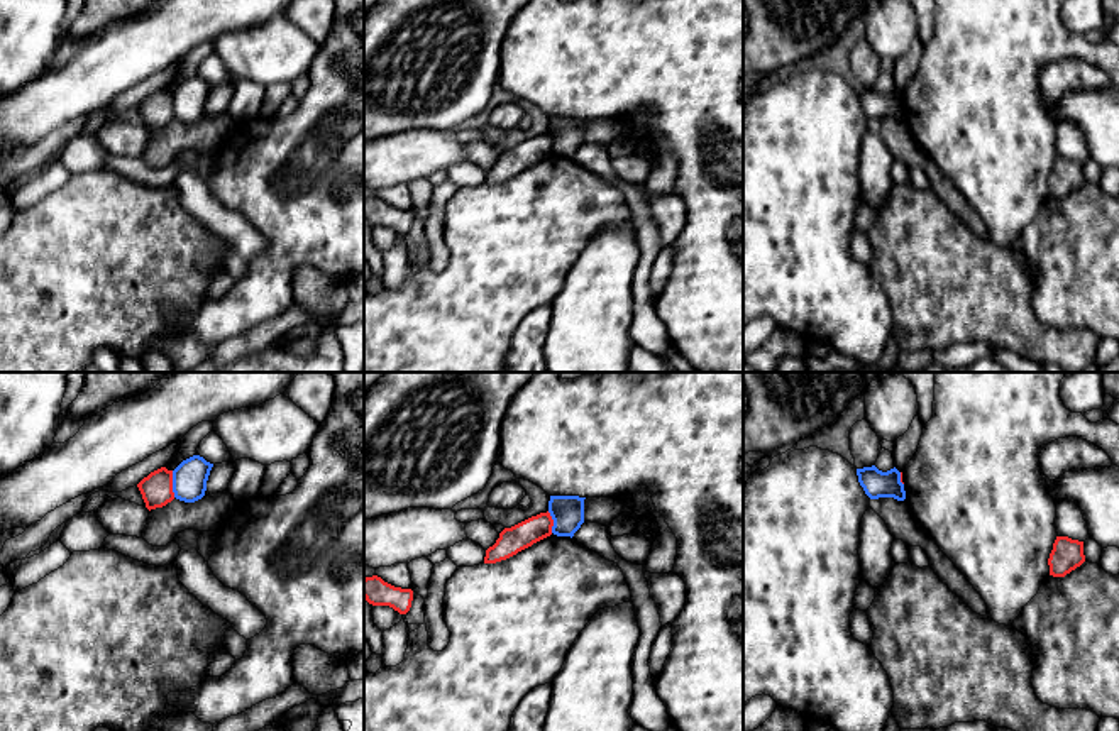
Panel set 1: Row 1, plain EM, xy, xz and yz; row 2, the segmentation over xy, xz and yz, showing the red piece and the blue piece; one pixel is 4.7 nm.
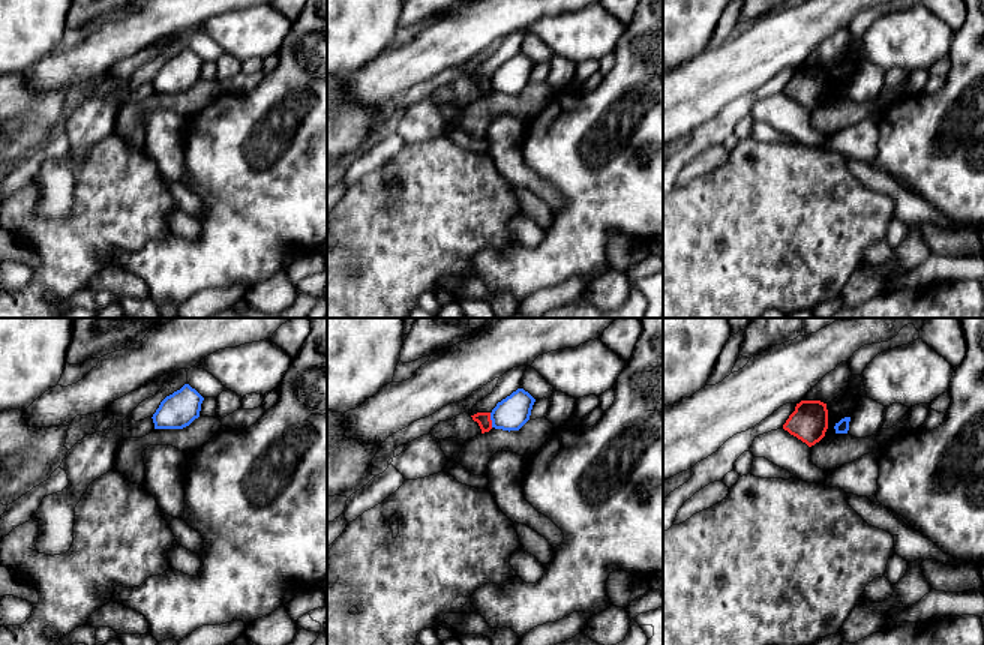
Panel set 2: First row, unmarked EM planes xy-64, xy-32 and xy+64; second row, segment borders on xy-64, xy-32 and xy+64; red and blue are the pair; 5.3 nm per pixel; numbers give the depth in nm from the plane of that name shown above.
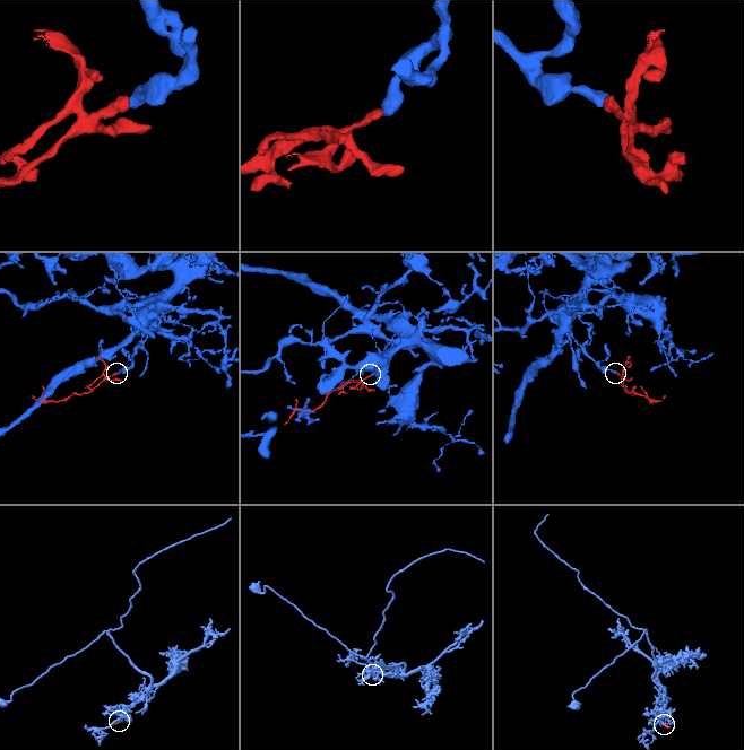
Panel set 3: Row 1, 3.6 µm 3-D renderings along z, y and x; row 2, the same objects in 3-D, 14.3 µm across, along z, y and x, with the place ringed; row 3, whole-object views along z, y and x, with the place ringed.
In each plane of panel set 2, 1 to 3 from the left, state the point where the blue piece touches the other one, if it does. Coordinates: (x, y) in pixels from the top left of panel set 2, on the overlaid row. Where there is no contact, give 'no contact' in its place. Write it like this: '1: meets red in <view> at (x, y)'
1: no contact
2: meets red in xy-32 at (491, 420)
3: no contact

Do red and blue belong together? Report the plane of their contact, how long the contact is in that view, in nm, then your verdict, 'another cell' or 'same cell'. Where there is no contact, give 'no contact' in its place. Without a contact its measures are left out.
xy | 130 nm | another cell

